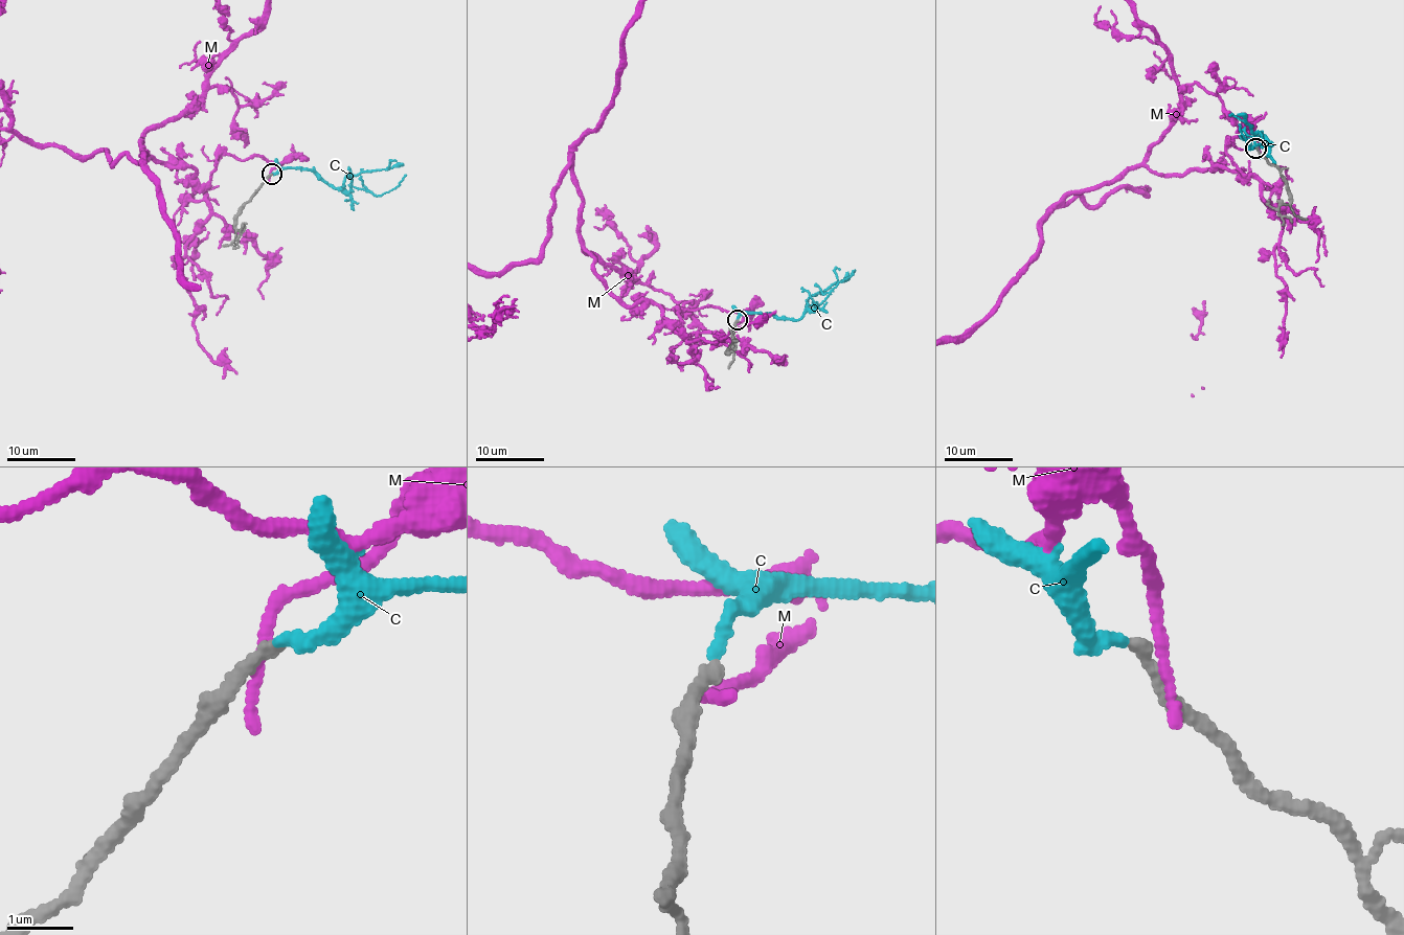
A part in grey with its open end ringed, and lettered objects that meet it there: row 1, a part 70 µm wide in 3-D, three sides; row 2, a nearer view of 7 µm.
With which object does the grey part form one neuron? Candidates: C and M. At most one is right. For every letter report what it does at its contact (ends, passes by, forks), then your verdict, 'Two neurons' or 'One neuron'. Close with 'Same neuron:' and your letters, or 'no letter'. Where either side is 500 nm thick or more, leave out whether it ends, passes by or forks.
C: It ends there. One neuron
M: It ends there. Two neurons
Same neuron: C

